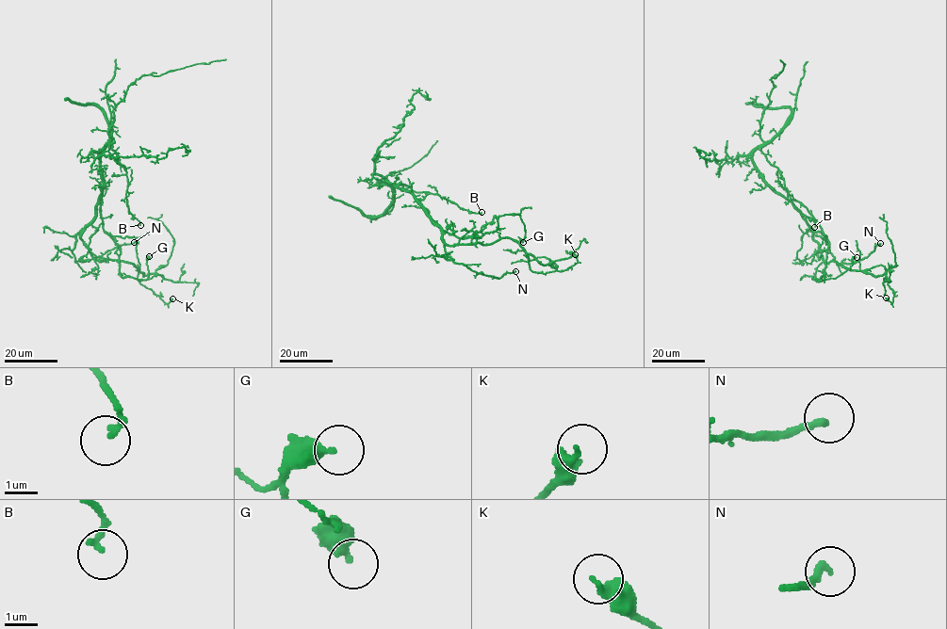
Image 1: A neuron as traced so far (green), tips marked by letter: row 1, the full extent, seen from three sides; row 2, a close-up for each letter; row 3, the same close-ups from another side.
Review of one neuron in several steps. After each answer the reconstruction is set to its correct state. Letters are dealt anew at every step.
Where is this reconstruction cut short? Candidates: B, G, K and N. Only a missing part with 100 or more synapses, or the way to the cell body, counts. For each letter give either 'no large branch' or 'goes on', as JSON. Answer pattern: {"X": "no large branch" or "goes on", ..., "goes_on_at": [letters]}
{"B": "no large branch", "G": "no large branch", "K": "no large branch", "N": "no large branch", "goes_on_at": []}

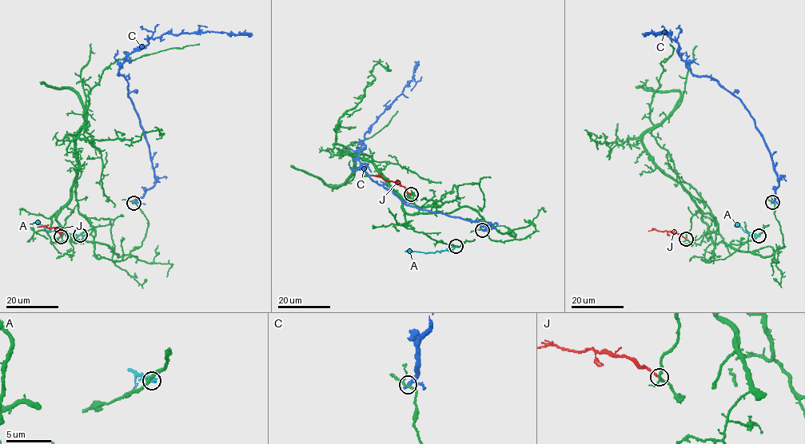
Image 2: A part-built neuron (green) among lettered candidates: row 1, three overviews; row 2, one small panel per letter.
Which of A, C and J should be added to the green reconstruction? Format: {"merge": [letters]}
{"merge": []}

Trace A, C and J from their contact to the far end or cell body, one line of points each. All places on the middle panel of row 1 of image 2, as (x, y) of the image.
A: (456, 246), (449, 250), (434, 252), (404, 251)
C: (482, 230), (490, 223), (409, 206), (374, 182), (357, 158), (364, 134), (412, 79), (419, 61)
J: (411, 194), (398, 184), (372, 175)

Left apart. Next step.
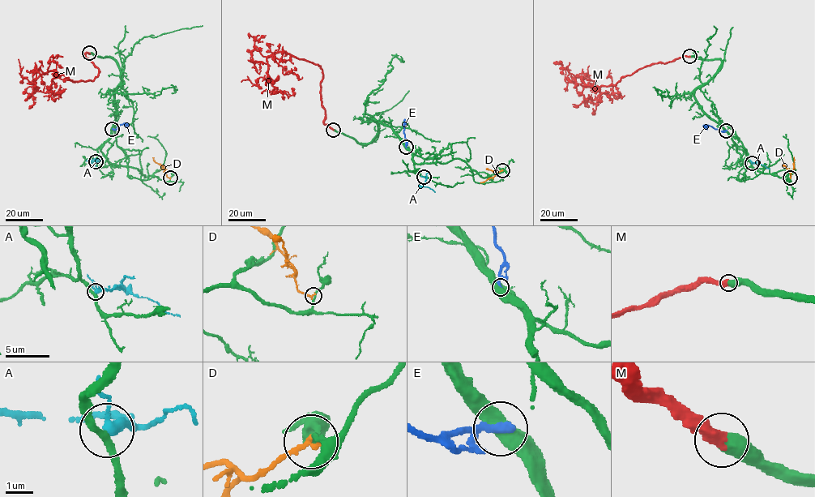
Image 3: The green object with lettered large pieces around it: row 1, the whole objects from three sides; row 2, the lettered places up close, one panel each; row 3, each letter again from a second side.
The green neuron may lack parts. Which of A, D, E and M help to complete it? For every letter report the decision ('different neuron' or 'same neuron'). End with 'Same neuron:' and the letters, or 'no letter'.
A: different neuron
D: different neuron
E: different neuron
M: same neuron
Same neuron: M

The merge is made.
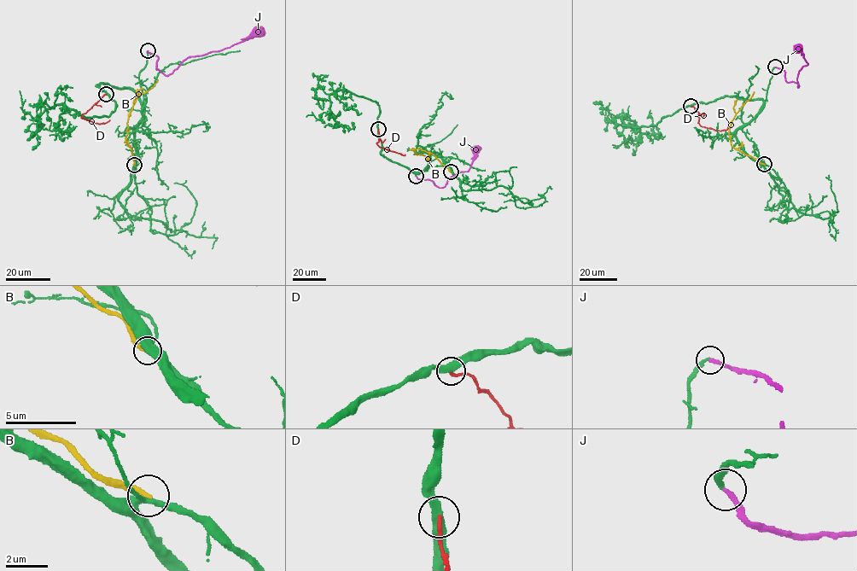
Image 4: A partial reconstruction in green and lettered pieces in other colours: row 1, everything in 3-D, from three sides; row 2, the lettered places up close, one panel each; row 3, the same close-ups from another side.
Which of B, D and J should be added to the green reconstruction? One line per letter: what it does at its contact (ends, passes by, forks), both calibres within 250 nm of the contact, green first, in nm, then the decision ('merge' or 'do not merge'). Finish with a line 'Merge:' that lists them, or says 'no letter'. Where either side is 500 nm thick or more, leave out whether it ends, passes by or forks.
B: it ends; calibres 320 and 240 nm; do not merge
D: it ends; calibres 360 and 190 nm; do not merge
J: it ends; calibres 200 and 240 nm; merge
Merge: J

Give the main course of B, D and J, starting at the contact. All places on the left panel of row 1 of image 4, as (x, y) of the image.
B: (134, 166), (132, 151), (125, 140), (129, 113), (136, 98), (152, 88), (157, 79)
D: (106, 94), (81, 116), (98, 124), (110, 119)
J: (148, 50), (158, 57), (157, 69), (166, 75), (189, 57), (230, 47), (256, 28), (262, 28)

